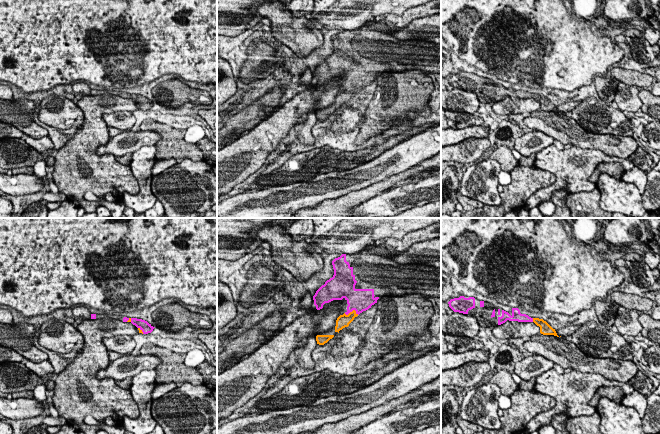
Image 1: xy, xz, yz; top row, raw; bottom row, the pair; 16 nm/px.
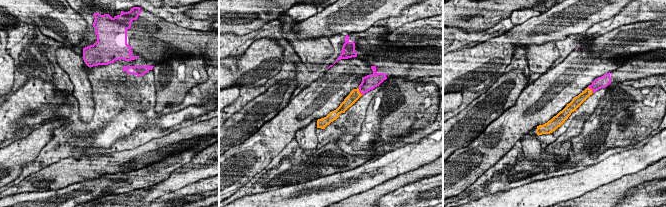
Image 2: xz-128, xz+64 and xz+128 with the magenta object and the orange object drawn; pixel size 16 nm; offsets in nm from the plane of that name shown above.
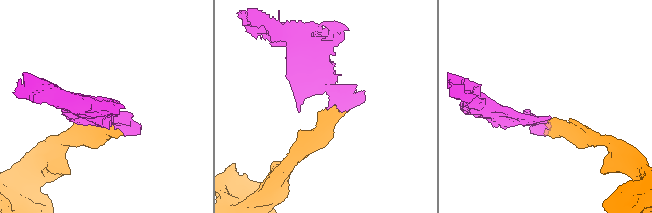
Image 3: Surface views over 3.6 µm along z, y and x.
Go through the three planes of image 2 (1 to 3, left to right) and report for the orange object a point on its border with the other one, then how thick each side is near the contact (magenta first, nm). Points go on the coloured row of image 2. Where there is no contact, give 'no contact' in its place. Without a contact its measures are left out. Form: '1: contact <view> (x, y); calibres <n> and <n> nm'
1: no contact
2: contact xz+64 (359, 91); calibres 240 and 170 nm
3: contact xz+128 (591, 89); calibres 190 and 140 nm

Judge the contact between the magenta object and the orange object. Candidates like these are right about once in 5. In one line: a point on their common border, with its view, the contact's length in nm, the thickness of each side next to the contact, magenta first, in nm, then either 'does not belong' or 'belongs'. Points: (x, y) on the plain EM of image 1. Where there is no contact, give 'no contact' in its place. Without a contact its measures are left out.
xz (351, 87) | 240 nm | 360/200 nm | belongs

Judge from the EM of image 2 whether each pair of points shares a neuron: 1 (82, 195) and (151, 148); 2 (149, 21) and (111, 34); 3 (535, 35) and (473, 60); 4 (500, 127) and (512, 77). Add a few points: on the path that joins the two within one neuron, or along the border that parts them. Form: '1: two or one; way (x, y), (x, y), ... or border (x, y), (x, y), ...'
1: two; border (138, 169), (127, 172), (106, 173), (94, 179)
2: one; way (140, 30), (136, 34), (120, 34)
3: one; way (520, 36), (513, 38), (500, 50), (488, 55)
4: two; border (520, 94), (513, 105), (486, 126)

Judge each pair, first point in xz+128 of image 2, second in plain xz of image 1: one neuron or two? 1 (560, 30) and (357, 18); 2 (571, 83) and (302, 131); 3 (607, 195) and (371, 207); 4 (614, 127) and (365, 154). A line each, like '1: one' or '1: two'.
1: one
2: two
3: two
4: two

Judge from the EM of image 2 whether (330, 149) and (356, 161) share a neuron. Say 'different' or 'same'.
same

